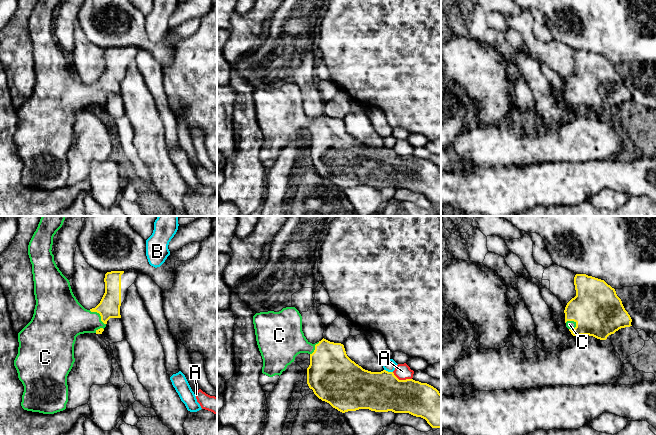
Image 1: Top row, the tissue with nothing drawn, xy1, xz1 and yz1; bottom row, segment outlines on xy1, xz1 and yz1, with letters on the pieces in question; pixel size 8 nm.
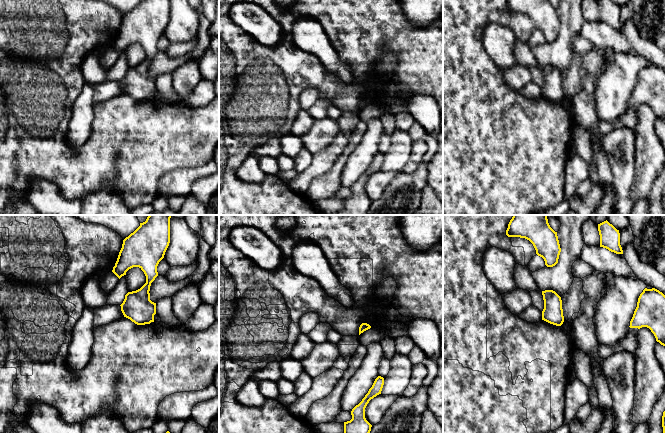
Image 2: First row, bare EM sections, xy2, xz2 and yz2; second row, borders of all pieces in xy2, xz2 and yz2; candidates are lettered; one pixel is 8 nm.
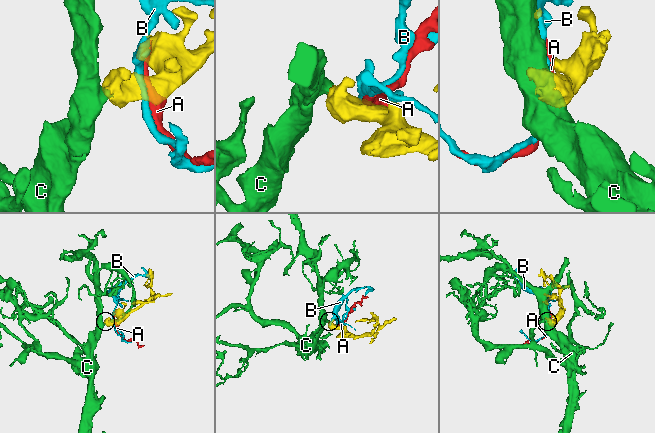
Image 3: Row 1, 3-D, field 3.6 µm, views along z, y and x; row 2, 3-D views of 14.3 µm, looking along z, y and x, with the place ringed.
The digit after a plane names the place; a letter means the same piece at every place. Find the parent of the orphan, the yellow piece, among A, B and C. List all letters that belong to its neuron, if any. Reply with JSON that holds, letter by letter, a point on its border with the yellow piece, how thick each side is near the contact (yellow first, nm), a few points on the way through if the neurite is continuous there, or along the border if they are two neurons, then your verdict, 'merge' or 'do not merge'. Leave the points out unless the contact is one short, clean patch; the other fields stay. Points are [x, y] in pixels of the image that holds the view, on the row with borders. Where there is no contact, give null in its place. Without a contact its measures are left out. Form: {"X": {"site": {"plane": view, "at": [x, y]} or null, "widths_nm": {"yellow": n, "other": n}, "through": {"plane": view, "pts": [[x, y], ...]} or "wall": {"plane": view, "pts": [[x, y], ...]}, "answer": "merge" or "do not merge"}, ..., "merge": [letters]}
{"A": {"site": {"plane": "xz1", "at": [402, 380]}, "widths_nm": {"yellow": 320, "other": 130}, "answer": "do not merge"}, "B": {"site": {"plane": "xz1", "at": [387, 371]}, "widths_nm": {"yellow": 320, "other": 90}, "wall": {"plane": "xz1", "pts": [[384, 369], [392, 372]]}, "answer": "do not merge"}, "C": {"site": {"plane": "xy1", "at": [99, 313]}, "widths_nm": {"yellow": 180, "other": 300}, "through": {"plane": "xy1", "pts": [[109, 307], [99, 313], [94, 318], [69, 318]]}, "answer": "merge"}, "merge": ["C"]}

